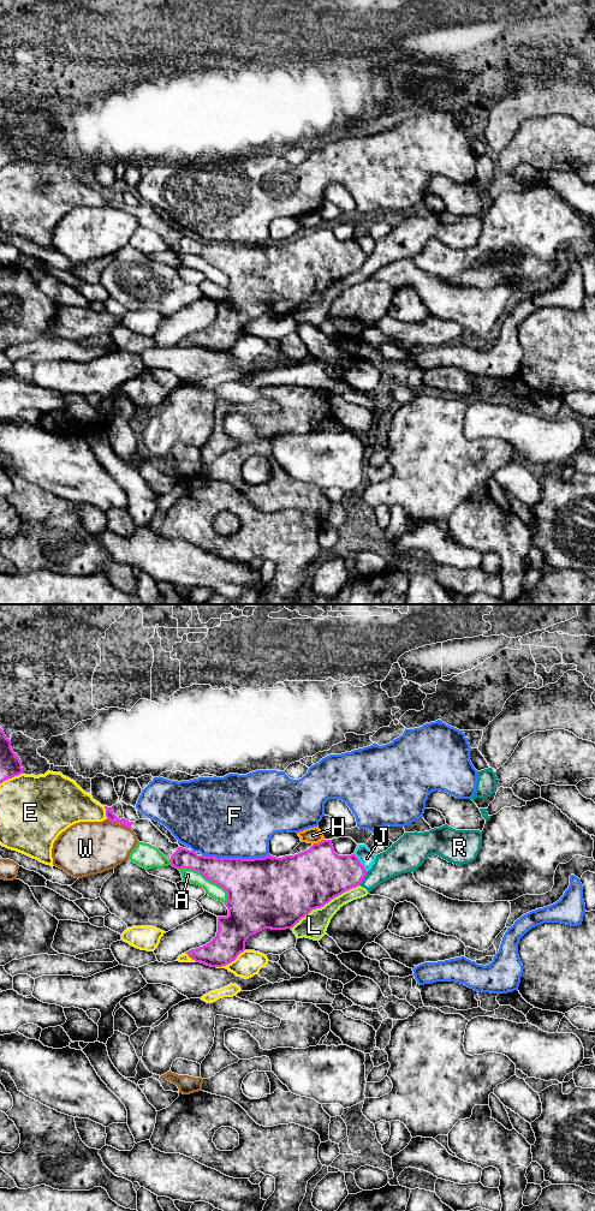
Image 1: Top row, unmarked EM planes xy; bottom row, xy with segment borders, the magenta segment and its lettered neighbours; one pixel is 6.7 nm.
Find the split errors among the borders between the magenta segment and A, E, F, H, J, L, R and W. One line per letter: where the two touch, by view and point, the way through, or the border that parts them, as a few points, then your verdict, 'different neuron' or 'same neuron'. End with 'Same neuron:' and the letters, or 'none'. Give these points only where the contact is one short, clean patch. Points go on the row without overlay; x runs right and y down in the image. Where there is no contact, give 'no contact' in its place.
A: xy (207, 263) | different neuron
E: xy (230, 347) | different neuron
F: xy (234, 243) | different neuron
H: xy (319, 227) | along xy (323, 224), (313, 230) | different neuron
J: xy (360, 248) | different neuron
L: xy (325, 288) | different neuron
R: xy (363, 263) | along xy (368, 256), (358, 269) | different neuron
W: xy (113, 207) | different neuron
Same neuron: none

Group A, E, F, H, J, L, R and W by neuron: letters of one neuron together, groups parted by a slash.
A / E / F / H / J / L R / W

